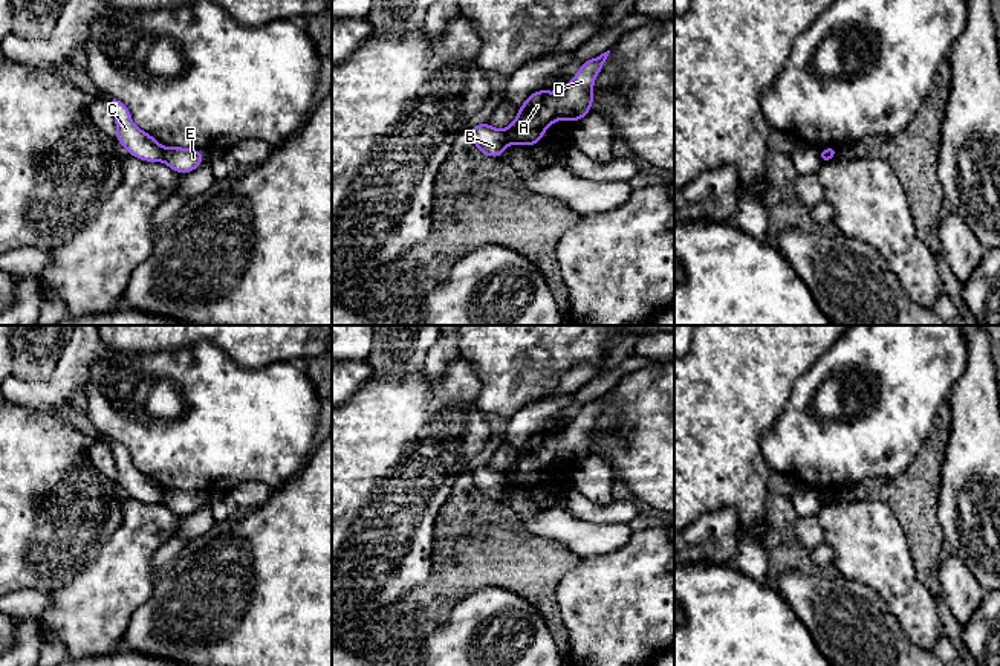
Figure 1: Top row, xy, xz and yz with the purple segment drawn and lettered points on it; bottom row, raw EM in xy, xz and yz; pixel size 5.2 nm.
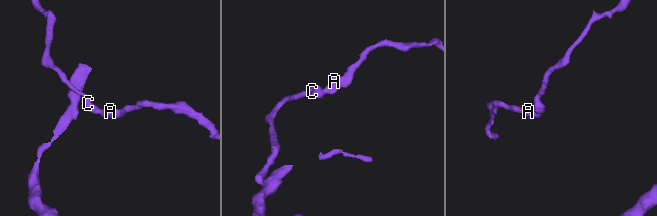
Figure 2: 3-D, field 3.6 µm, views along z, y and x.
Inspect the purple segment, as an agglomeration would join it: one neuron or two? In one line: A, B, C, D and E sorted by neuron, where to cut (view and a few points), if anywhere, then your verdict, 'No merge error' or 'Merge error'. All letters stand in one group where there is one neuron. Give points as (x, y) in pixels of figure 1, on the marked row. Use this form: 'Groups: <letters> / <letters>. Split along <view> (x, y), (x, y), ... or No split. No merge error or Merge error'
Groups: A D E / B C. Split along xz (503, 130), (509, 142). Merge error

